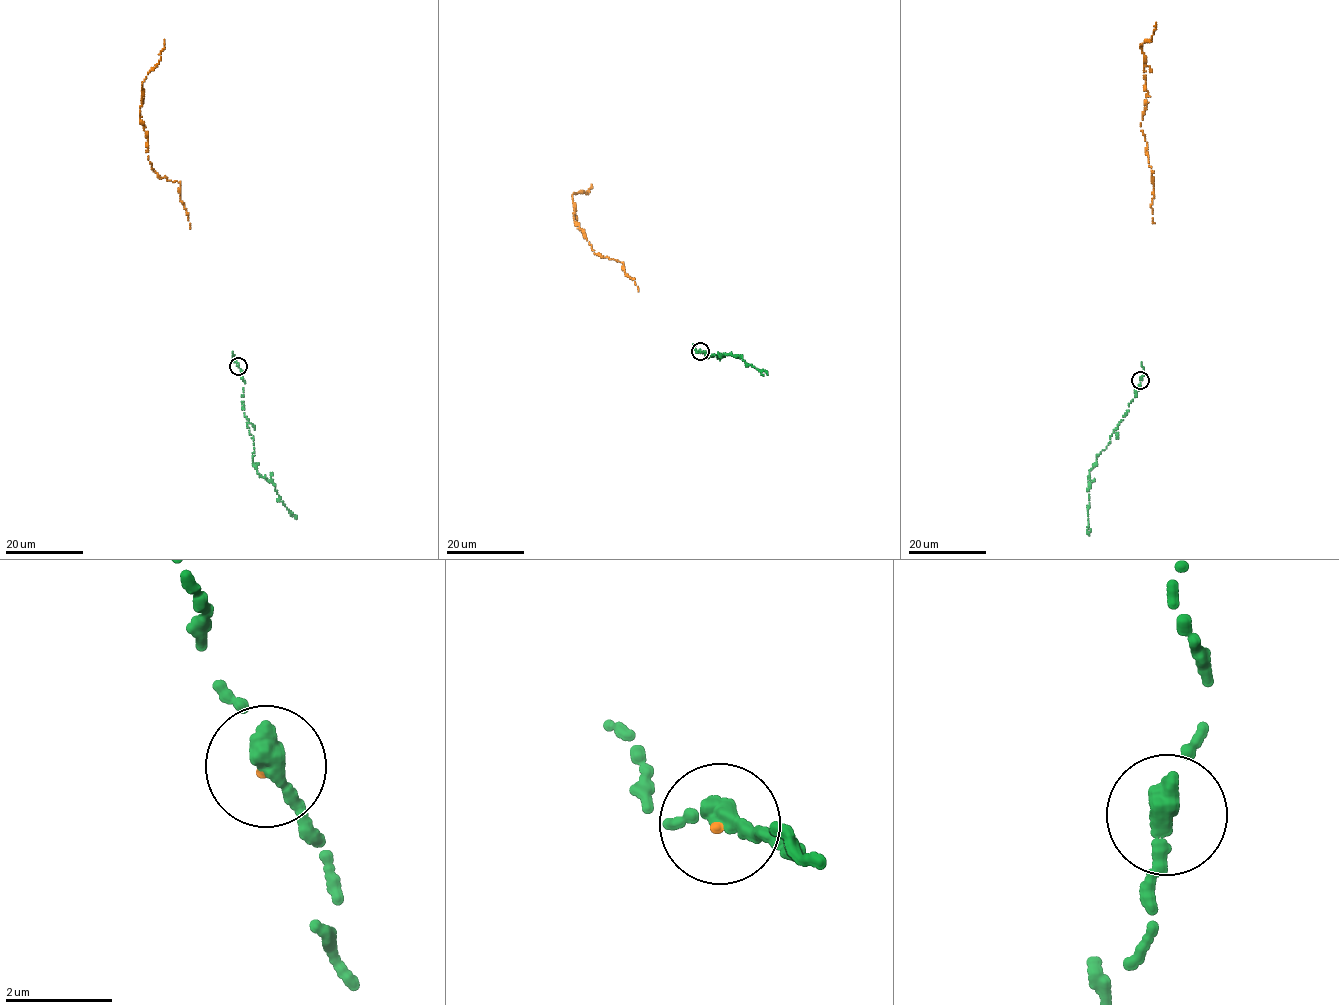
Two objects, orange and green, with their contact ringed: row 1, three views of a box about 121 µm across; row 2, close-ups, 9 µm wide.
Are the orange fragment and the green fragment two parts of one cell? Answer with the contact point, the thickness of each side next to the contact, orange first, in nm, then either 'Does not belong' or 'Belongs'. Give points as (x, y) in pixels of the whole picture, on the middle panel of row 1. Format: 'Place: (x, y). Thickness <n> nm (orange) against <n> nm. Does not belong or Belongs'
Place: (700, 351). Thickness 70 nm (orange) against 340 nm. Belongs

